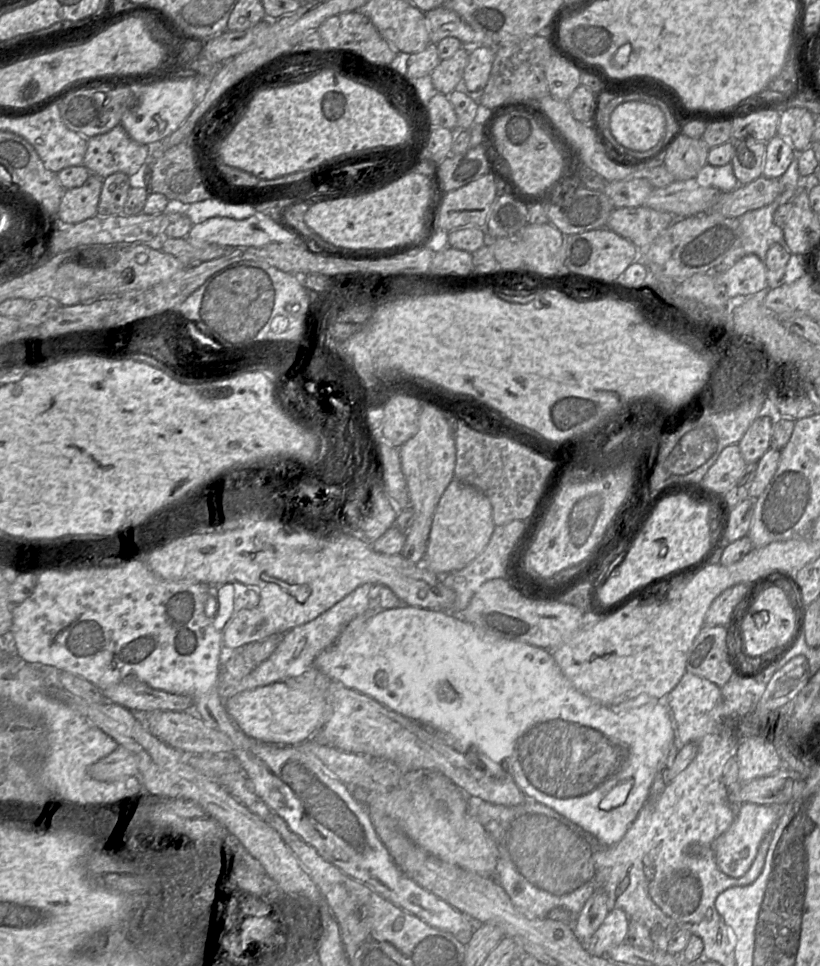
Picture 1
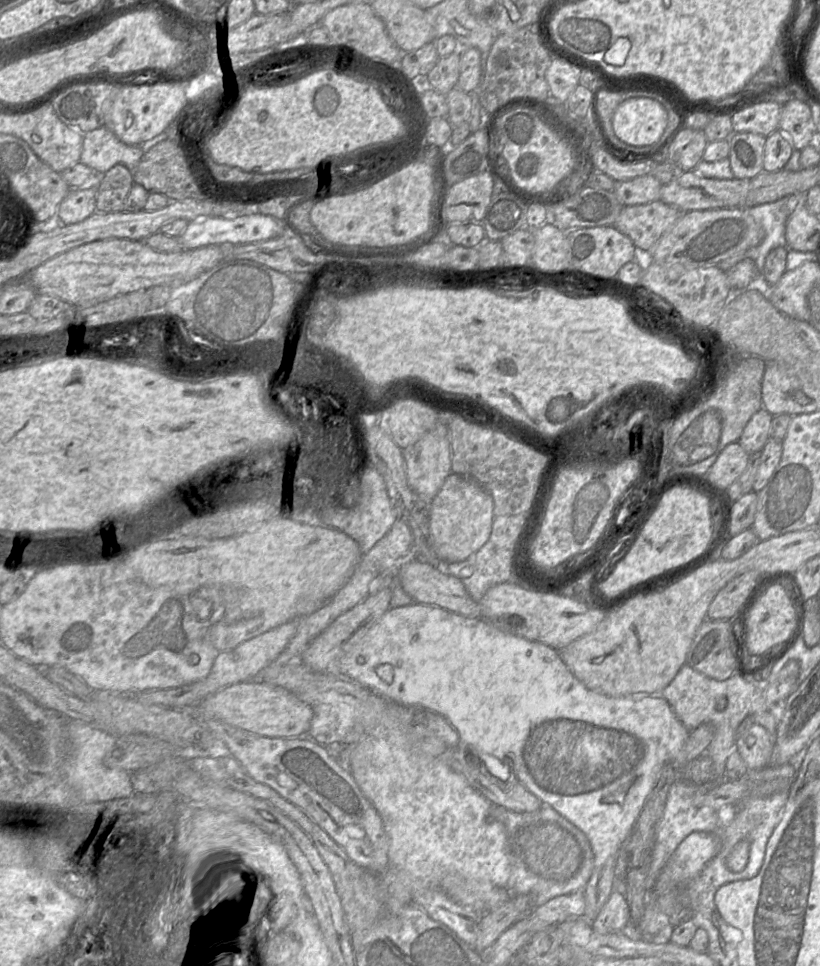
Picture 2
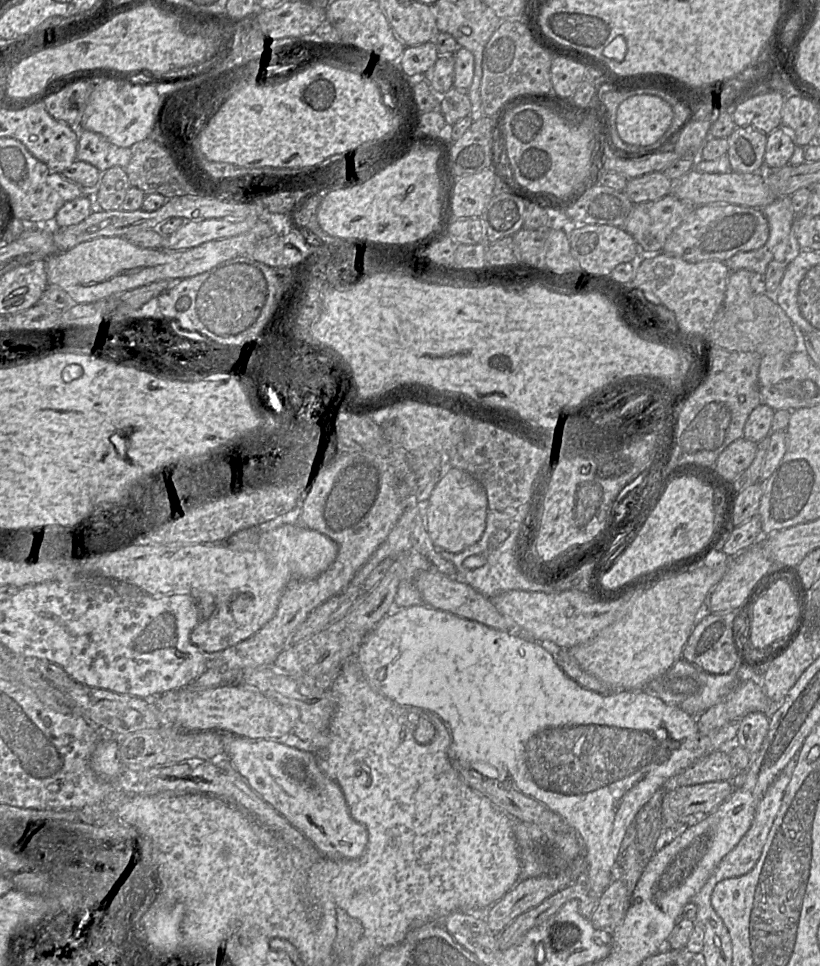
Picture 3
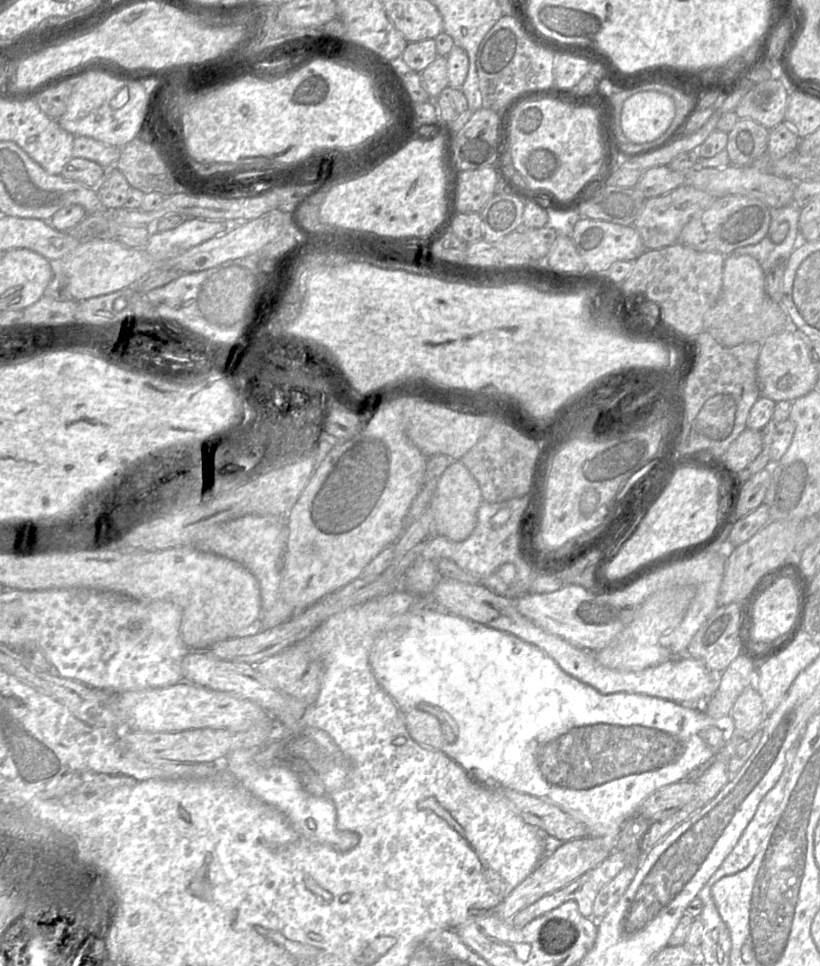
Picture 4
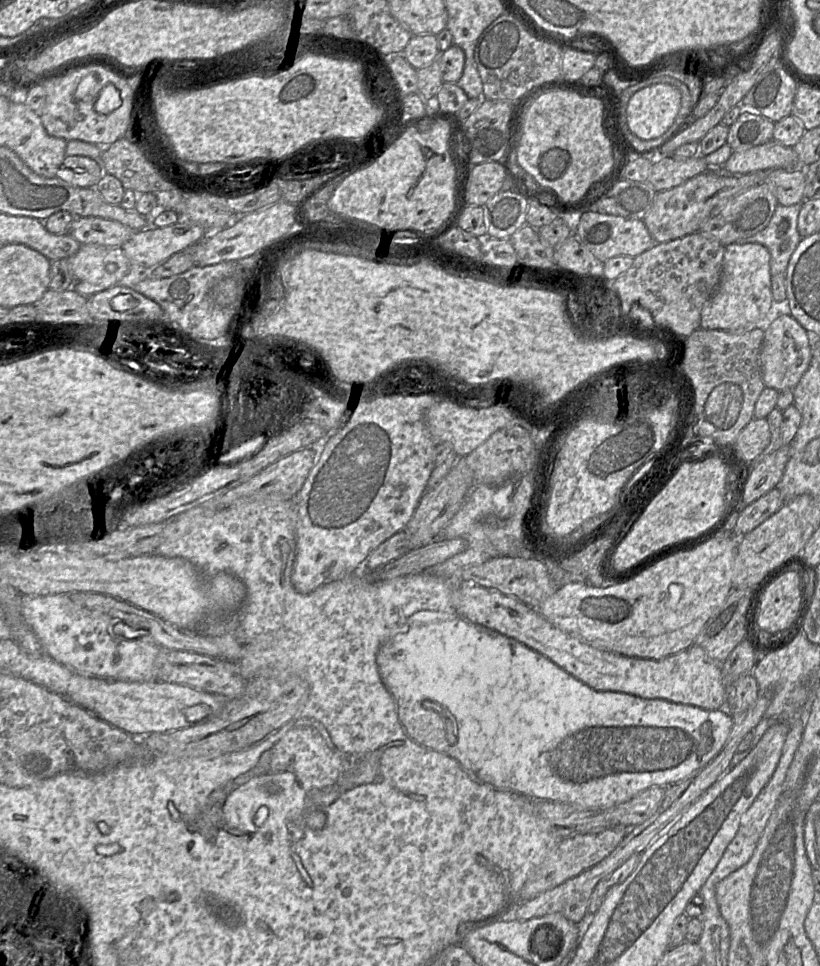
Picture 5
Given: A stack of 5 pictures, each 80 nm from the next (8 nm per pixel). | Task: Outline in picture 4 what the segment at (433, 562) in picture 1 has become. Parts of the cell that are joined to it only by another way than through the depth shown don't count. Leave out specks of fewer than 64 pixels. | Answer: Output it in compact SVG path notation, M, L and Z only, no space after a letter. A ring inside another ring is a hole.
M452 461L437 481L429 508L432 511L435 532L453 541L466 539L474 530L477 511L482 503L478 483L460 461Z

